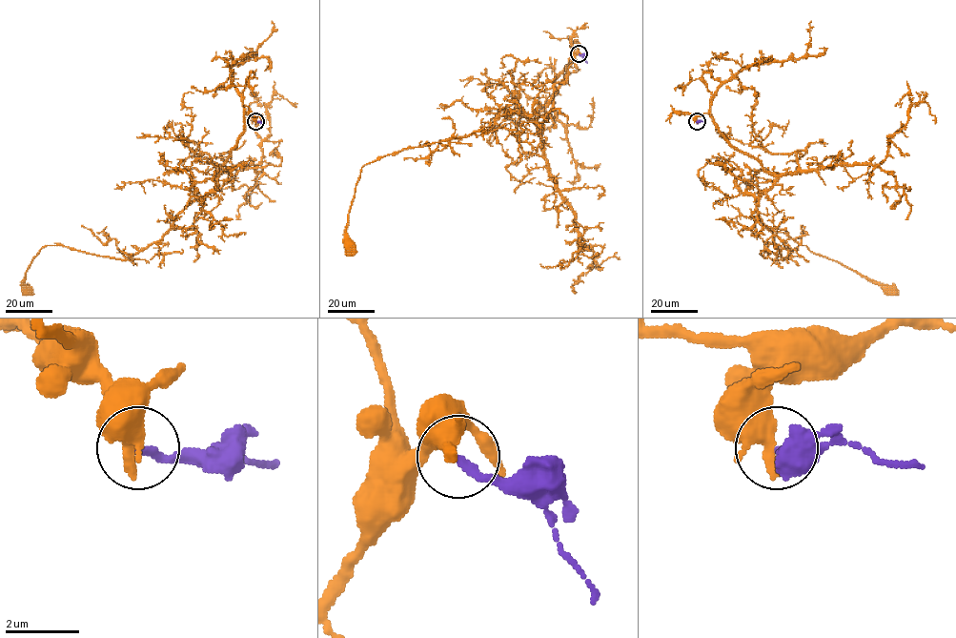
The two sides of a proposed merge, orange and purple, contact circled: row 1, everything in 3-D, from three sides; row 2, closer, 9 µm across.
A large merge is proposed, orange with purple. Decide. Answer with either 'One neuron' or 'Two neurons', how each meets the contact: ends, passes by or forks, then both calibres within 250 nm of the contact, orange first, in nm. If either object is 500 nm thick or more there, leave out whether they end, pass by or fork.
Two neurons. Thickness 600 nm (orange) against 200 nm

